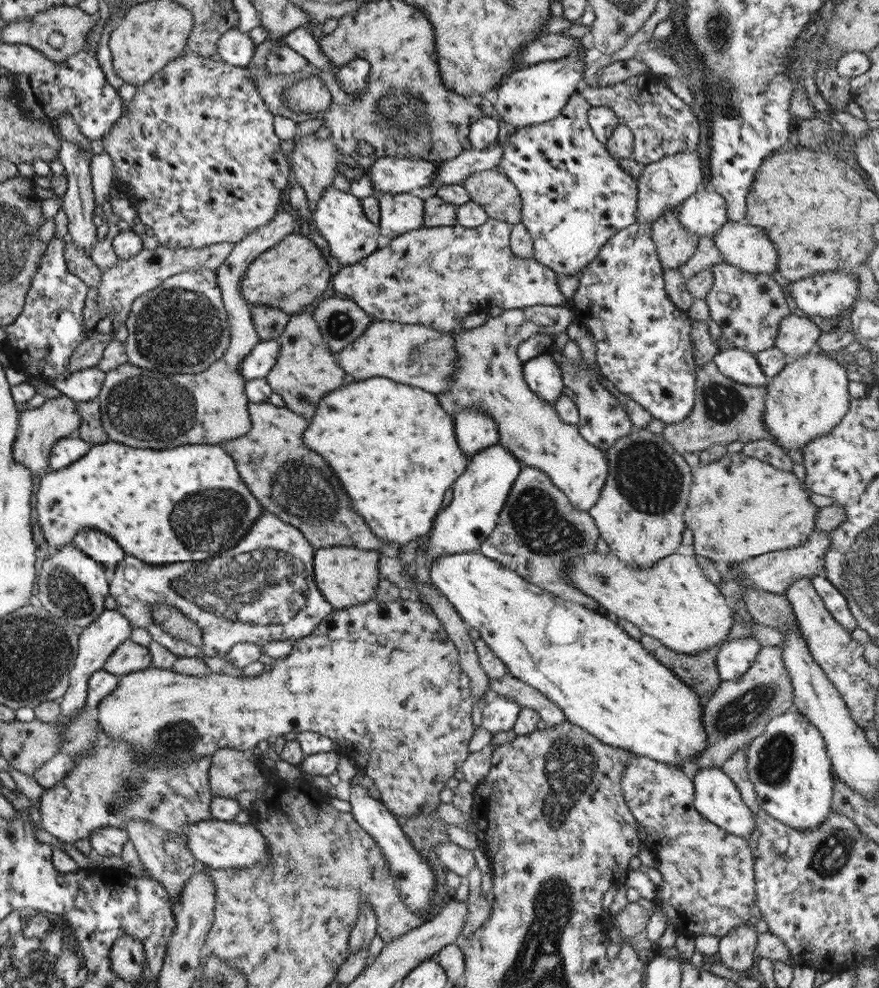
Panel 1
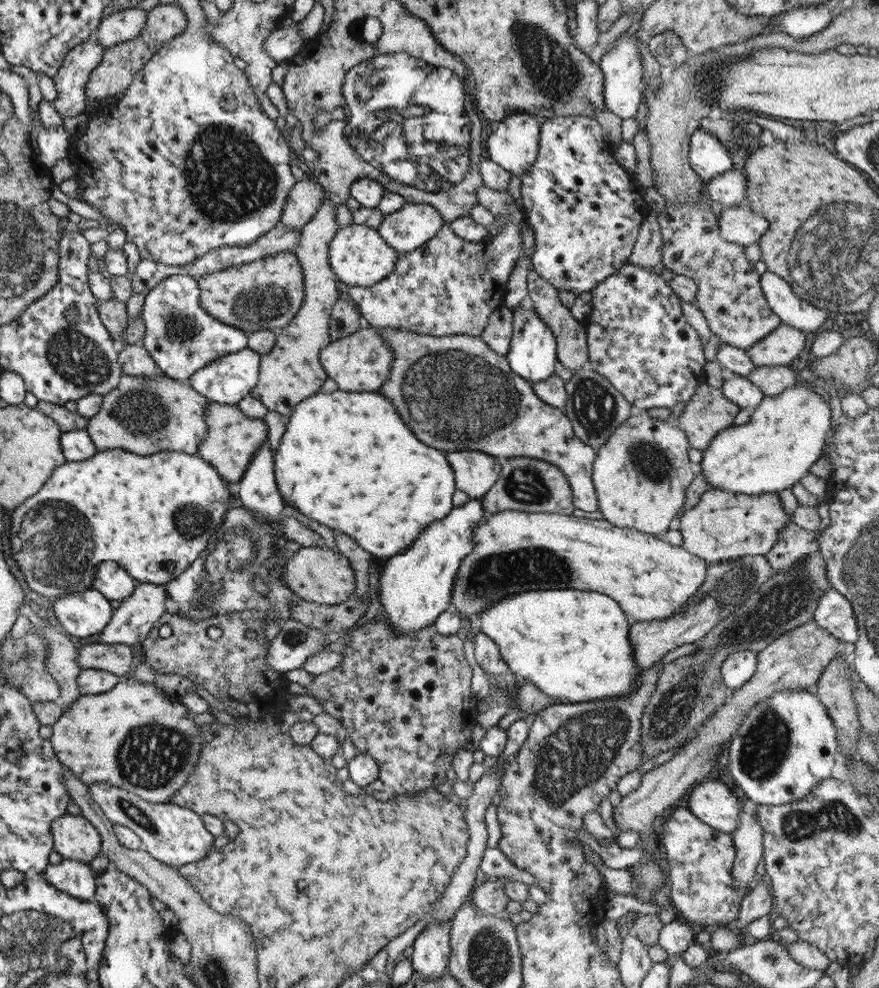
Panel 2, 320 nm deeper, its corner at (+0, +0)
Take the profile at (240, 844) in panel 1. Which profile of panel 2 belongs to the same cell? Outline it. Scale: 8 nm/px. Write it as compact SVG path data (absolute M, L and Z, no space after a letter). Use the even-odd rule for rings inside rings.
M95 783L88 785L93 802L112 824L127 827L140 838L141 847L155 860L171 867L180 867L203 860L213 850L214 836L207 832L201 817L191 809L173 803L154 803L140 799L126 790Z

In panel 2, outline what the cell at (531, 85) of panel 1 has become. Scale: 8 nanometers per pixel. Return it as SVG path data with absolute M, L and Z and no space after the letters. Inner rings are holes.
M513 112L491 124L487 139L489 160L513 176L521 176L535 161L542 121L532 114Z

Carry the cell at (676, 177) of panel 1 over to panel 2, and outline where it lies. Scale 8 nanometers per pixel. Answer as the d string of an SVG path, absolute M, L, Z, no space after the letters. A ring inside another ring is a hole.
M701 128L696 129L688 140L688 164L703 184L715 175L732 169L732 160L724 144Z

